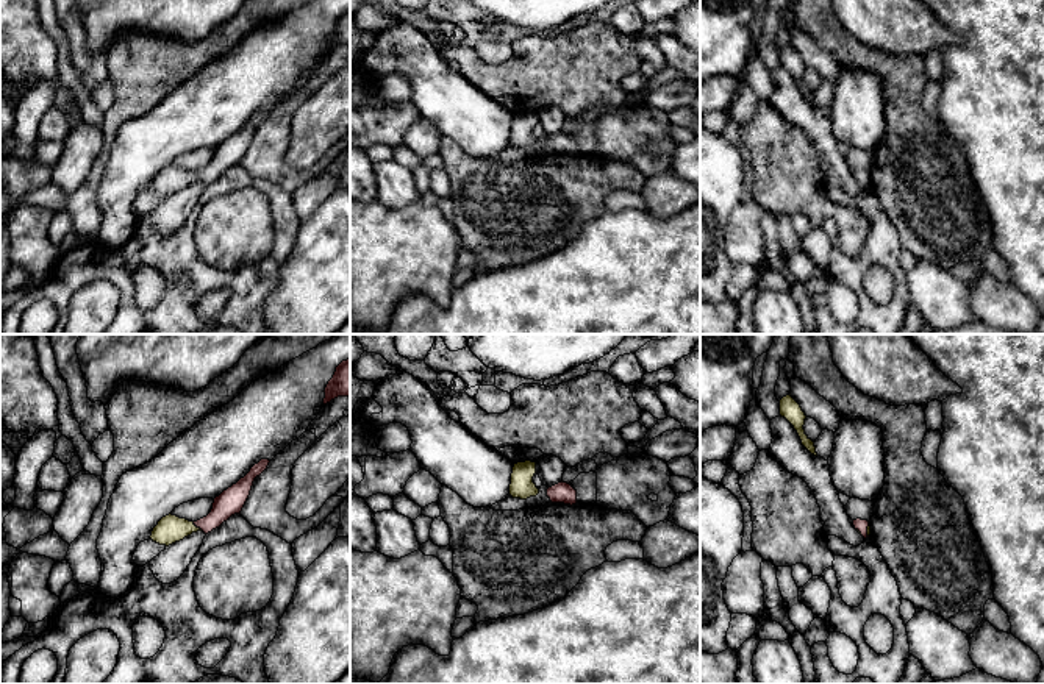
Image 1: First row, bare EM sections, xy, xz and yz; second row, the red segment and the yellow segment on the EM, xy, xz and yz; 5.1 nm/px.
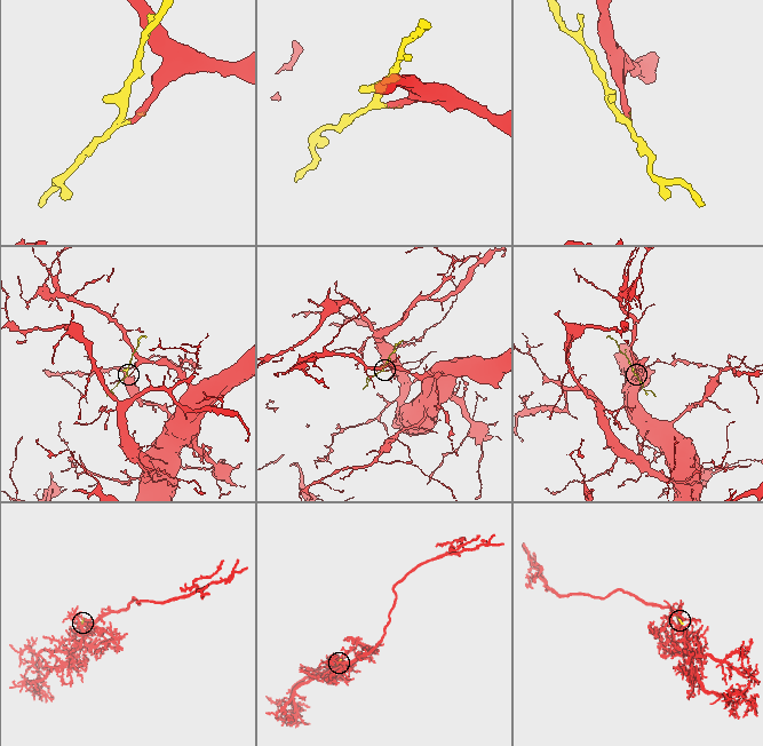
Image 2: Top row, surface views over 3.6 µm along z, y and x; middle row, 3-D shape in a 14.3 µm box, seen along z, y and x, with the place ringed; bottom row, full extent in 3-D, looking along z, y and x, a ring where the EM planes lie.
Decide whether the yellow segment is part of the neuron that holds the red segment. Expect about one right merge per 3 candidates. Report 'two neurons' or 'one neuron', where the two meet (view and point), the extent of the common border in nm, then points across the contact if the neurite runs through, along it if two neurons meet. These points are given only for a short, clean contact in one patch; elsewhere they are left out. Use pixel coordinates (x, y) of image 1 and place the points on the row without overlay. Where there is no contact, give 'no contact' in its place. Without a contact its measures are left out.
one neuron | xy (197, 177) | 70 nm | across xy (230, 152), (207, 175), (197, 177), (171, 178)

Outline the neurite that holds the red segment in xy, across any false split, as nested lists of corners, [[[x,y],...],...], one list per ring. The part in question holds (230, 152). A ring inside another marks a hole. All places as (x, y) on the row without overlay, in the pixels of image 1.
[[[261,109],[244,128],[216,147],[213,159],[206,167],[197,172],[189,172],[186,169],[169,164],[158,172],[152,181],[150,189],[159,195],[169,197],[197,181],[208,184],[219,178],[231,166],[241,164],[250,145],[255,128],[267,119],[269,112],[269,109]]]

